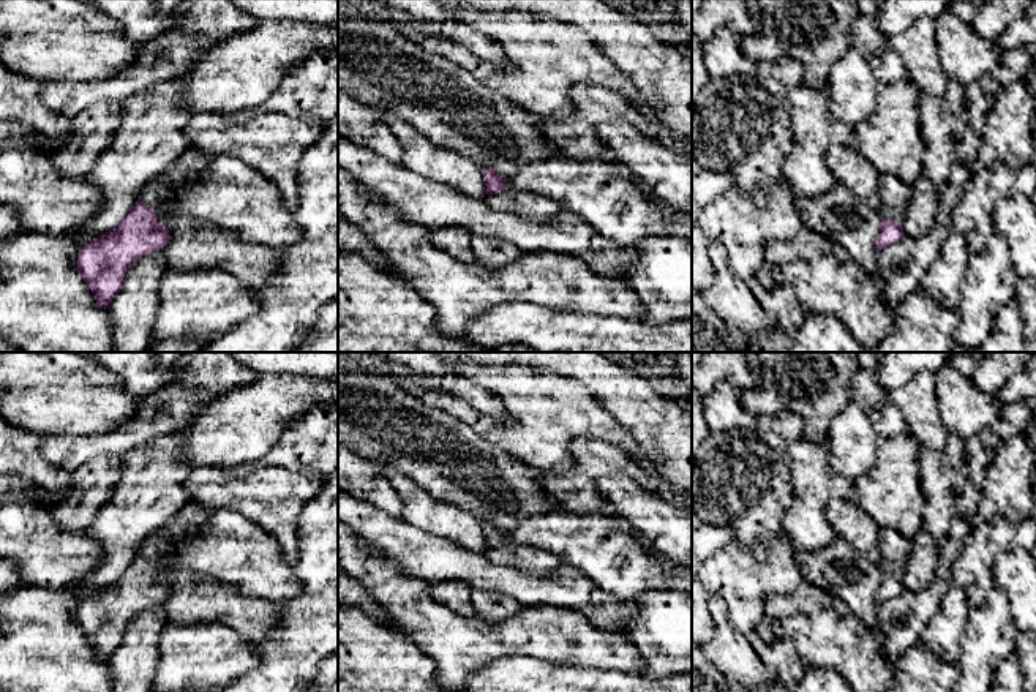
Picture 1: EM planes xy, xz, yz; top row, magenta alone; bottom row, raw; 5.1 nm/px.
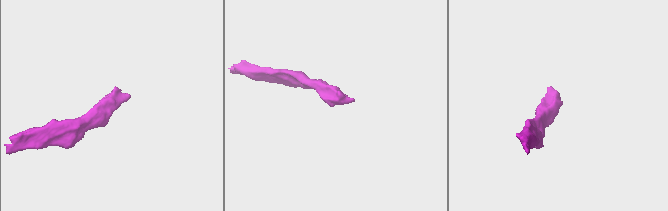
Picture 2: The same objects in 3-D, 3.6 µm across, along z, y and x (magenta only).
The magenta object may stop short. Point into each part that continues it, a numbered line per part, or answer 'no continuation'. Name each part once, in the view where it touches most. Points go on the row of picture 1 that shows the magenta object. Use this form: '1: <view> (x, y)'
1: xy (188, 169)

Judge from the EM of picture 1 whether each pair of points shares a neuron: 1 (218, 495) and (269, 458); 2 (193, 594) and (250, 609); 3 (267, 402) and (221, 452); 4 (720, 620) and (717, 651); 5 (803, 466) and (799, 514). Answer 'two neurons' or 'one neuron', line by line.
1: two neurons
2: one neuron
3: one neuron
4: one neuron
5: one neuron

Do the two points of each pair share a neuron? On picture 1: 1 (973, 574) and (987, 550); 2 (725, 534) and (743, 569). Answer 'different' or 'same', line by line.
1: same
2: different

